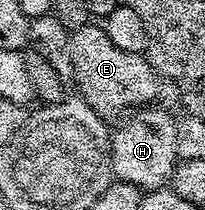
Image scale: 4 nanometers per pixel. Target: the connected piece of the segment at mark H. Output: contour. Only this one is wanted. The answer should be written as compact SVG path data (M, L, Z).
M141 106L127 113L110 132L113 177L121 184L133 184L144 192L165 187L178 163L177 117L171 116L167 107L156 107Z

